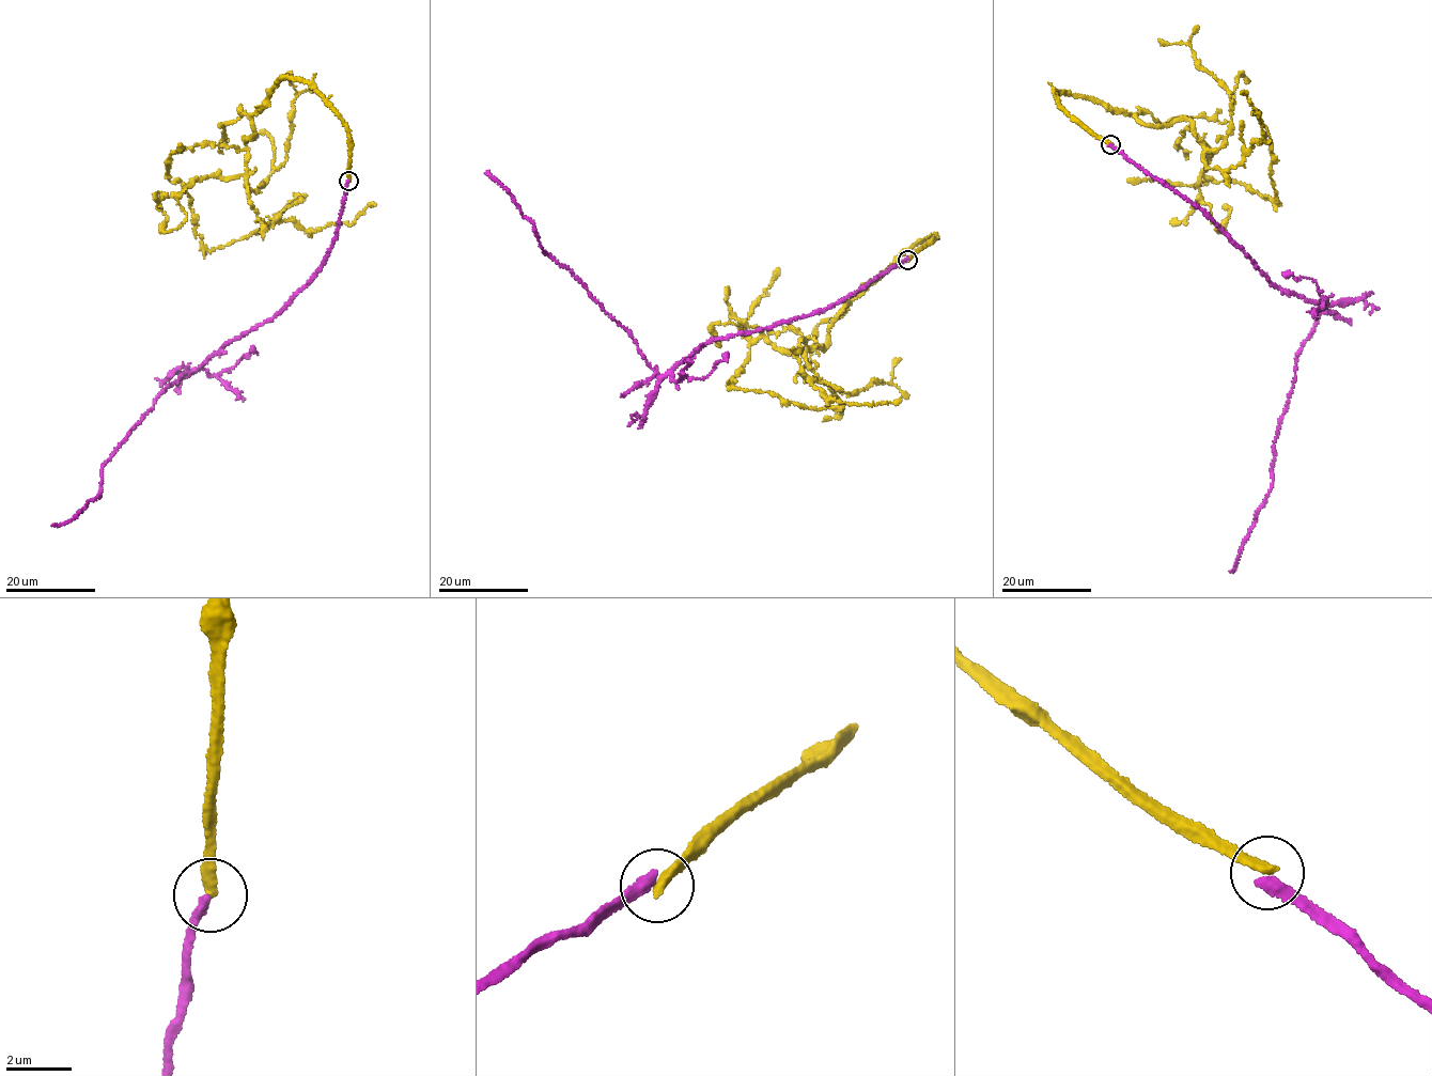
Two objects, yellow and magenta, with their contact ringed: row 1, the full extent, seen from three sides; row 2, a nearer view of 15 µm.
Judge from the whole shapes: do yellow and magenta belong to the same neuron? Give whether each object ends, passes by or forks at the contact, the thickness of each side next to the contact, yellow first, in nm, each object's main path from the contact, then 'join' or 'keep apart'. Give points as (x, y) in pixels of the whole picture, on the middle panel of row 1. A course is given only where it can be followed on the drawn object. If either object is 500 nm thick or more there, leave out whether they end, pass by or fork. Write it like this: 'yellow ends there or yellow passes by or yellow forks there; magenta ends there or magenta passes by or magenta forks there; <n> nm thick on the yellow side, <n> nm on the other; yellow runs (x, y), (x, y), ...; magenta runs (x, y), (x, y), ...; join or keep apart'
yellow ends there; magenta ends there; 360 nm thick on the yellow side, 340 nm on the other; yellow runs (907, 260), (840, 310), (823, 349), (791, 354), (760, 337), (732, 378), (805, 406), (844, 404); magenta runs (907, 260), (821, 310), (706, 342), (660, 377), (627, 332), (542, 248), (533, 223), (486, 170); keep apart

